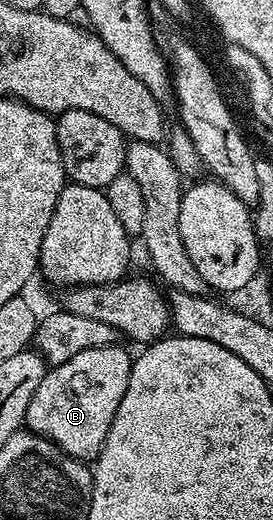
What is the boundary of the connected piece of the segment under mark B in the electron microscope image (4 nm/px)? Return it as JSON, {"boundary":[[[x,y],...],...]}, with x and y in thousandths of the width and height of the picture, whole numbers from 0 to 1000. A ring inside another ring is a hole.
{"boundary":[[[443,665],[326,669],[311,677],[282,677],[282,685],[267,685],[267,692],[238,692],[238,700],[183,706],[136,754],[121,754],[121,769],[106,769],[95,825],[187,844],[242,873],[282,883],[344,883],[385,854],[385,838],[399,838],[443,762],[458,762],[458,746],[473,746],[487,681],[447,673]]]}

